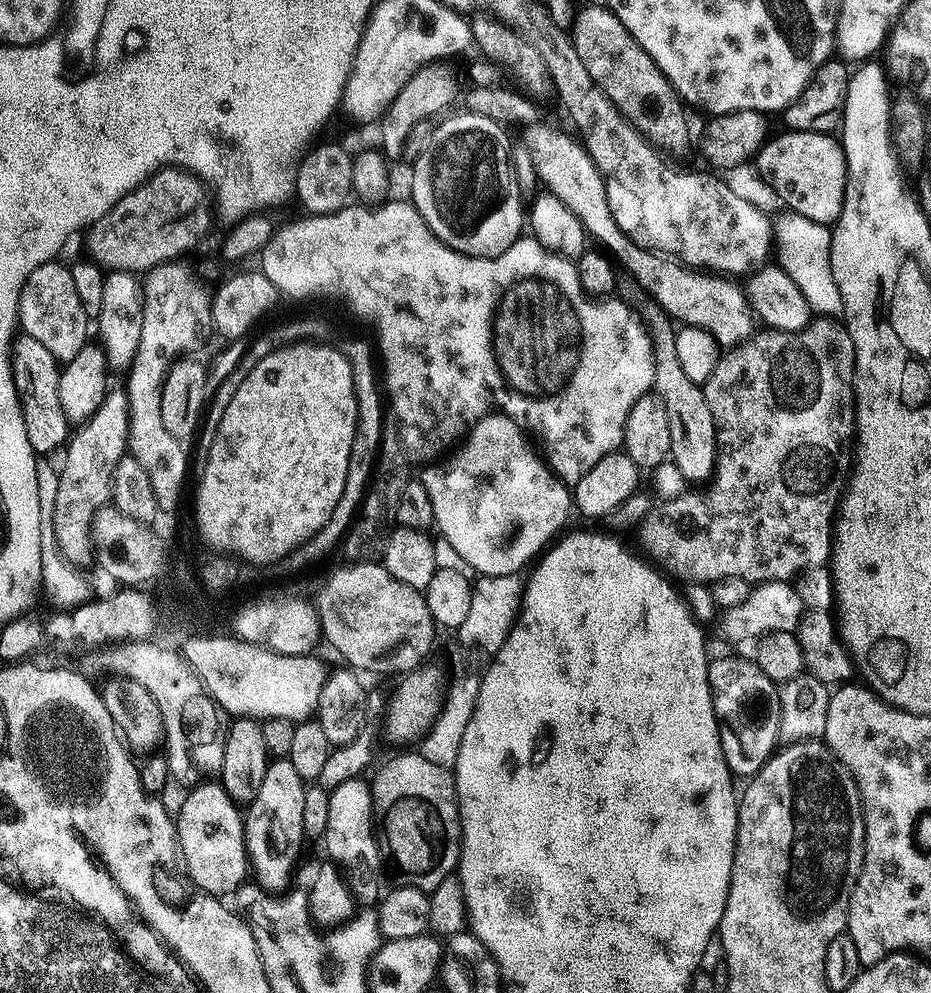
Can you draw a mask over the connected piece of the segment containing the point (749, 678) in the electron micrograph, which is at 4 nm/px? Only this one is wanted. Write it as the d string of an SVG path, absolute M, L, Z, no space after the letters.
M720 656L716 660L715 657L708 666L708 681L717 719L724 720L728 716L729 726L740 728L740 736L744 740L752 740L756 732L760 732L768 750L777 747L780 694L777 685L773 684L770 678L766 678L766 674L762 674L755 659L747 660L744 656Z

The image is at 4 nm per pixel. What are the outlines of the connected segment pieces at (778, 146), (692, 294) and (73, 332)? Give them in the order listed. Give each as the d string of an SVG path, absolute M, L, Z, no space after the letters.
M784 130L781 136L773 135L754 157L761 178L776 191L785 209L827 226L835 225L840 216L846 186L844 149L834 137L823 132Z
M536 124L523 129L524 140L523 147L527 148L530 158L534 162L534 170L536 171L536 179L549 192L554 194L554 198L558 198L558 202L562 202L562 206L566 206L566 210L570 210L570 214L574 214L574 218L578 218L578 222L582 222L585 232L593 241L597 240L599 247L624 272L641 288L644 292L649 292L654 303L672 318L673 321L679 322L681 325L698 328L704 333L712 336L717 345L724 346L740 346L745 343L753 335L752 324L754 325L754 313L750 305L748 305L748 297L745 289L740 288L739 283L732 282L728 292L720 292L720 288L712 280L707 280L704 274L693 270L672 258L665 258L663 255L655 252L649 252L648 249L638 246L631 238L622 230L618 230L618 222L614 222L614 214L610 214L610 202L606 198L606 186L602 174L598 170L598 166L594 166L594 162L590 158L590 154L584 149L584 145L580 143L575 135L569 134L548 126L540 126Z
M59 259L48 260L38 266L34 274L30 274L30 278L26 278L20 295L18 324L23 335L46 346L57 361L67 362L76 357L84 344L89 343L90 319L82 308L81 299L78 298L69 265L60 263Z

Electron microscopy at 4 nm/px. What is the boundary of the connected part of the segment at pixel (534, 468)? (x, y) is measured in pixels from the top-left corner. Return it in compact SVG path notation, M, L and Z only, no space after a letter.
M489 414L472 425L471 432L448 461L445 459L439 466L425 467L421 471L424 473L419 473L418 478L426 486L426 494L430 494L430 506L434 506L435 527L440 528L439 535L450 542L465 565L480 576L519 573L519 568L528 559L531 561L561 531L559 528L567 522L568 515L573 515L574 496L569 485L552 475L552 469L544 463L537 449L528 445L527 439L529 437L520 425L507 416Z

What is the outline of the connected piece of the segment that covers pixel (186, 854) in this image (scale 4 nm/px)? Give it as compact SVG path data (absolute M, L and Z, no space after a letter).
M201 782L189 792L192 793L180 804L180 813L177 811L174 816L178 852L186 876L188 872L189 878L205 893L216 893L221 884L226 891L232 892L250 876L241 809L219 782Z

